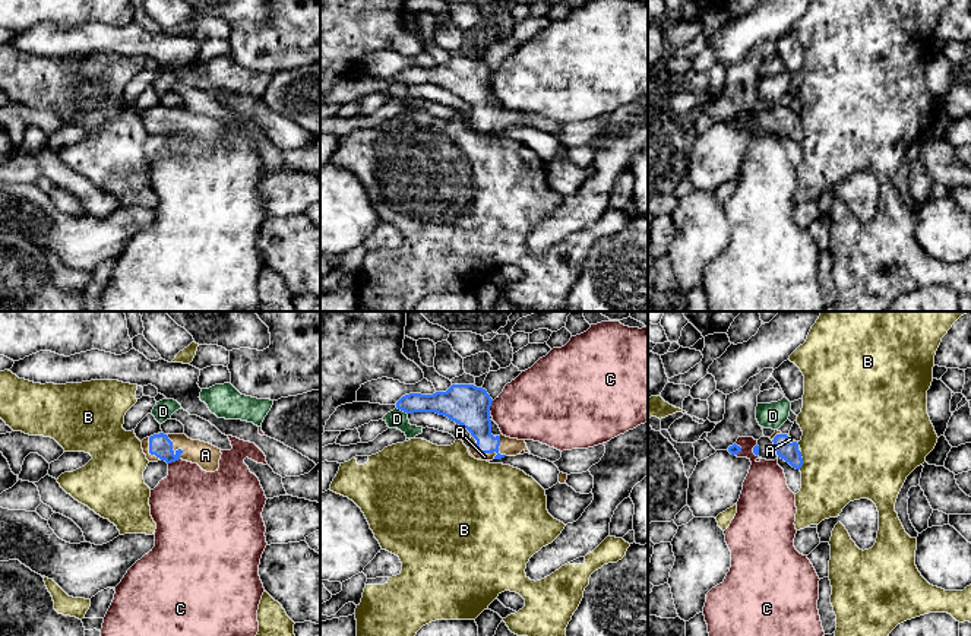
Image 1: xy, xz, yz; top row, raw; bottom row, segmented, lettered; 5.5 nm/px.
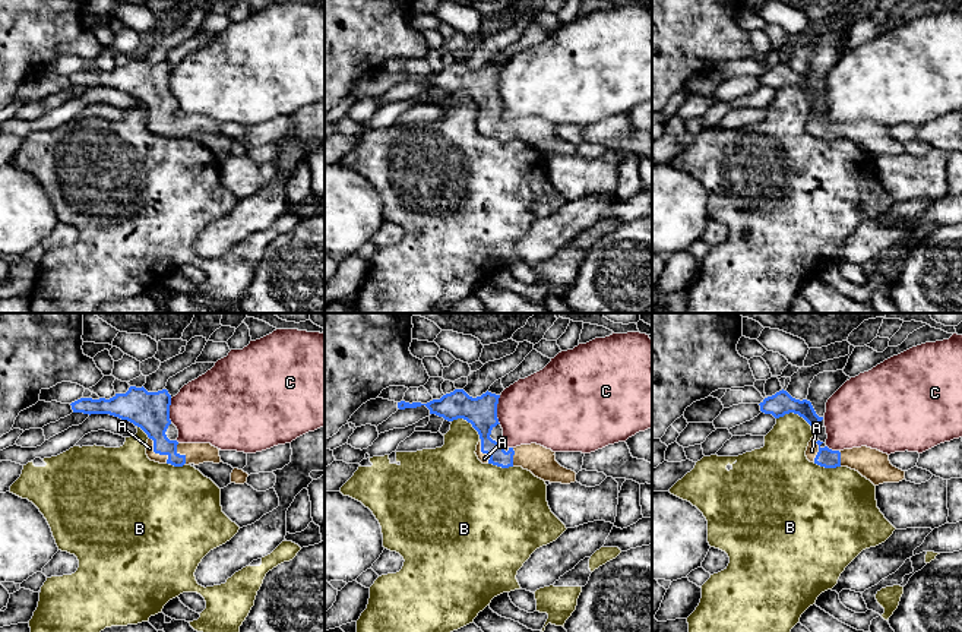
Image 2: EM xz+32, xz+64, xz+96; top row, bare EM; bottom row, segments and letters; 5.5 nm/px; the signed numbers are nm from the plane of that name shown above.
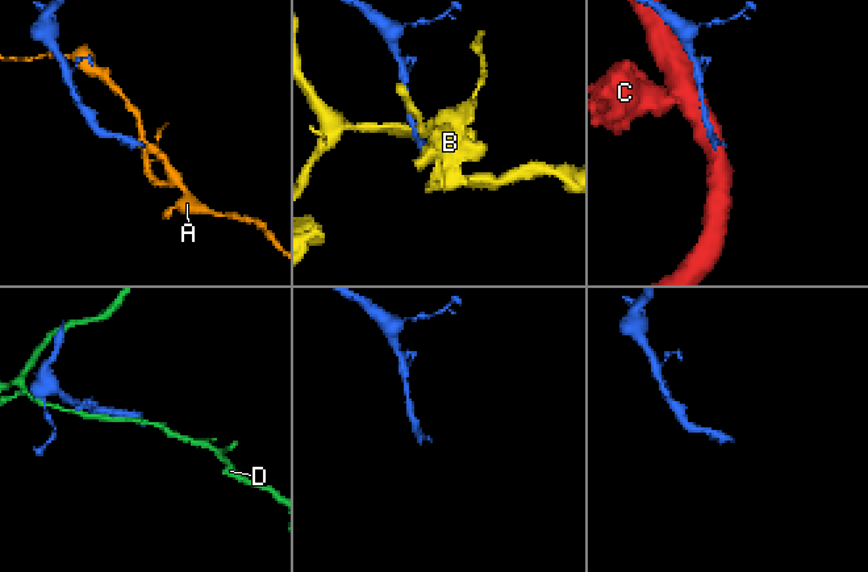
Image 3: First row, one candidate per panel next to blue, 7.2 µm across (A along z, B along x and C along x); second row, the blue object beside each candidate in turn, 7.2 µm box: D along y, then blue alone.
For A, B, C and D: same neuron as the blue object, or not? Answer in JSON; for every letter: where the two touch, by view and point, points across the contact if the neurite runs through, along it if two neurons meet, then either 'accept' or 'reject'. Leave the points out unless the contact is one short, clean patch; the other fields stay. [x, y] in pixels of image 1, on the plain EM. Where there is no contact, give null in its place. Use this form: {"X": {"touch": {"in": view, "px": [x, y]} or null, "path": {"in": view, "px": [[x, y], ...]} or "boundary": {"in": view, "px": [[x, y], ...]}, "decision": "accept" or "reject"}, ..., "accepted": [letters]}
{"A": {"touch": {"in": "xz", "px": [484, 125]}, "path": {"in": "xz", "px": [[471, 82], [480, 98], [484, 125], [484, 129]]}, "decision": "accept"}, "B": {"touch": {"in": "yz", "px": [802, 132]}, "decision": "reject"}, "C": {"touch": {"in": "xz", "px": [490, 78]}, "boundary": {"in": "xz", "px": [[493, 73], [490, 85]]}, "decision": "reject"}, "D": {"touch": {"in": "xz", "px": [402, 82]}, "decision": "reject"}, "accepted": ["A"]}

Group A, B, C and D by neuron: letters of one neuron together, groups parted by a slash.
A / B / C / D

